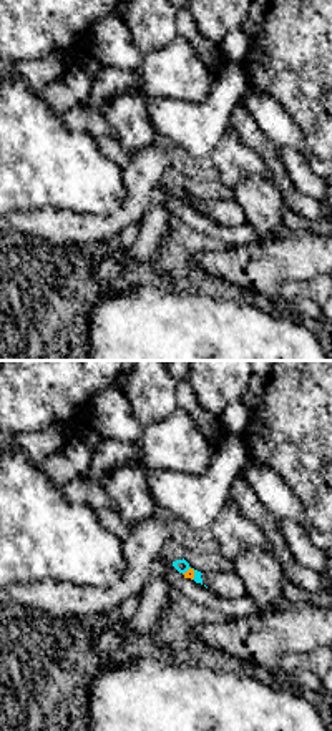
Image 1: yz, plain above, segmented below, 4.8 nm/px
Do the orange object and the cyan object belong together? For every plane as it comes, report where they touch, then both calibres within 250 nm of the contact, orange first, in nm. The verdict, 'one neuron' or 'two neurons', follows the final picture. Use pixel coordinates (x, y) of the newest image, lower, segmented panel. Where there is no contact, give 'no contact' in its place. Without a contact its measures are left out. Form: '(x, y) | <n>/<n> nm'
(190, 569) | 50/40 nm

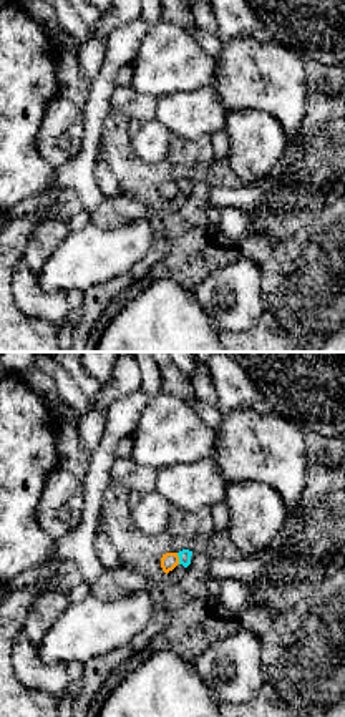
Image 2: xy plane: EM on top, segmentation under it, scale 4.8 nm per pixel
(178, 558) | 80/60 nm

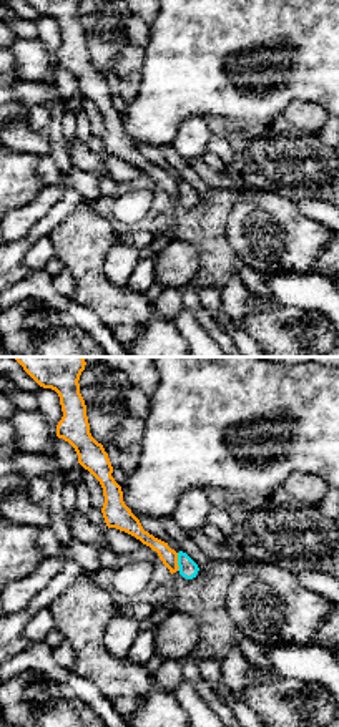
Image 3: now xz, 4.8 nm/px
(176, 561) | 80/90 nm

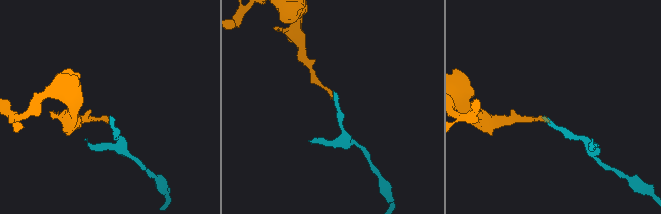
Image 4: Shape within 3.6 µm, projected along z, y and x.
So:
two neurons

